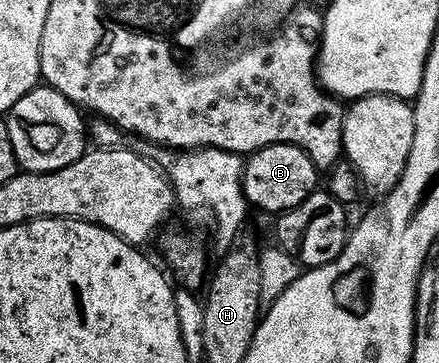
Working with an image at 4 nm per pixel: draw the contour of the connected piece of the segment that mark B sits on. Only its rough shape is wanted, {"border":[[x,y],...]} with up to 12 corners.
{"border":[[273,143],[243,162],[248,206],[278,215],[321,181],[300,145]]}

